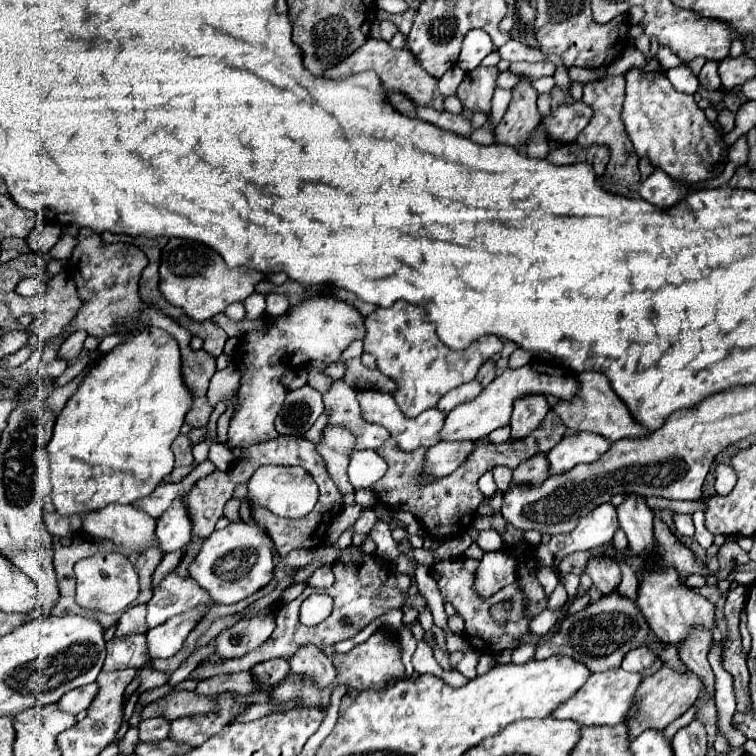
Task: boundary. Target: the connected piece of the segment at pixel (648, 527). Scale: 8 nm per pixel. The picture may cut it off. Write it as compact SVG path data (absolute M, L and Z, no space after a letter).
M627 496L627 500L617 506L619 526L627 534L629 552L633 556L643 556L653 546L653 512L647 508L641 496Z

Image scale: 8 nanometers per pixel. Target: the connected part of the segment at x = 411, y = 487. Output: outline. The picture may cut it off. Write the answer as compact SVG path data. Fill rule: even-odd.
M549 410L545 420L541 422L541 426L533 434L529 434L525 440L507 440L503 444L491 444L489 438L481 438L475 442L475 450L469 454L467 462L461 464L461 468L457 468L453 474L437 478L426 484L421 479L426 449L419 448L413 452L403 452L393 440L389 440L383 448L377 450L377 454L381 454L385 458L385 462L389 464L389 470L373 486L373 490L379 496L379 500L385 502L389 508L407 510L413 516L417 516L417 520L425 526L427 534L433 536L435 540L461 536L467 532L469 524L473 522L475 508L483 500L483 494L477 488L477 480L487 470L493 470L495 466L509 466L515 470L529 456L533 456L537 452L549 452L549 448L555 448L561 442L565 432L567 432L565 424L561 424L559 416L553 410Z

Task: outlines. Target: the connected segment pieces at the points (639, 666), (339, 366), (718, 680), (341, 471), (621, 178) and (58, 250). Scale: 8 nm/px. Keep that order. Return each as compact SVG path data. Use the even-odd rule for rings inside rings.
M641 646L641 648L637 648L637 650L631 650L631 652L625 656L625 660L623 660L621 666L623 666L623 670L627 670L627 672L643 672L645 668L651 668L655 660L657 660L655 652L649 650L647 646Z
M337 360L337 362L333 362L333 364L329 364L329 366L325 368L325 374L331 376L331 378L335 378L335 380L343 378L345 372L347 372L347 366L345 366L343 360Z
M713 642L709 652L709 664L715 672L715 706L717 706L717 732L723 734L731 748L741 748L745 744L745 736L733 726L735 714L735 690L733 676L721 666L723 642Z
M329 424L323 428L321 440L315 444L319 456L325 460L327 472L333 478L333 482L339 486L339 490L345 496L345 504L353 504L353 486L347 476L349 468L349 456L353 454L353 432L345 432L345 428L329 428Z
M609 76L597 82L589 82L583 90L583 102L593 108L593 118L587 124L587 128L579 134L577 144L587 146L587 144L607 144L611 148L611 158L605 170L605 180L613 180L615 184L621 186L631 186L633 182L639 182L639 156L633 152L633 144L625 132L625 126L621 122L621 106L625 98L625 78L623 76Z
M65 234L53 248L51 248L51 258L59 258L59 260L67 260L69 256L71 256L71 252L73 252L73 248L75 248L75 244L77 244L77 238L75 236L69 236L69 234Z

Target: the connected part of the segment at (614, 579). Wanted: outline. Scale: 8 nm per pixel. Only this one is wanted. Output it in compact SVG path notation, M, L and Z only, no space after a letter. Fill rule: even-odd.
M593 556L593 560L587 564L587 574L601 594L611 594L621 582L621 570L611 556Z

